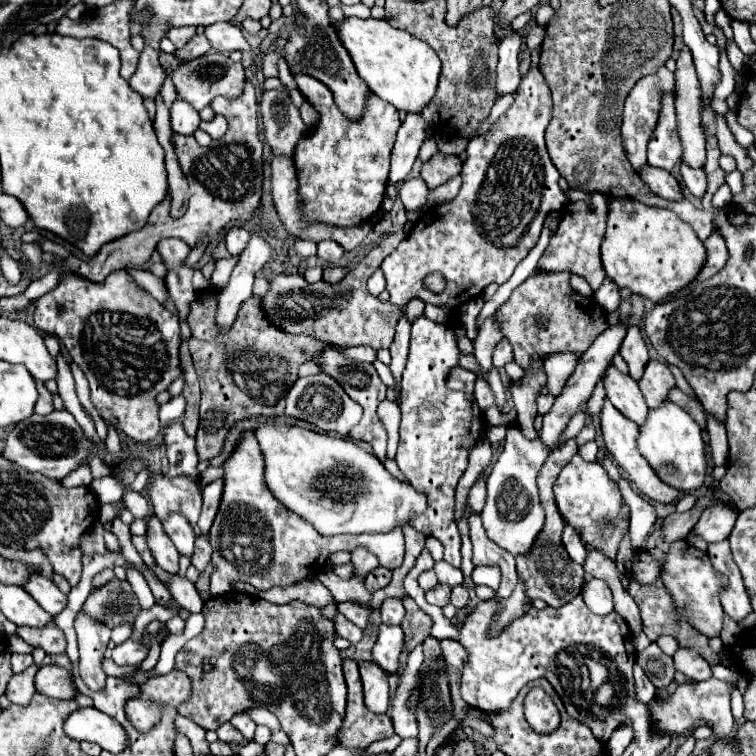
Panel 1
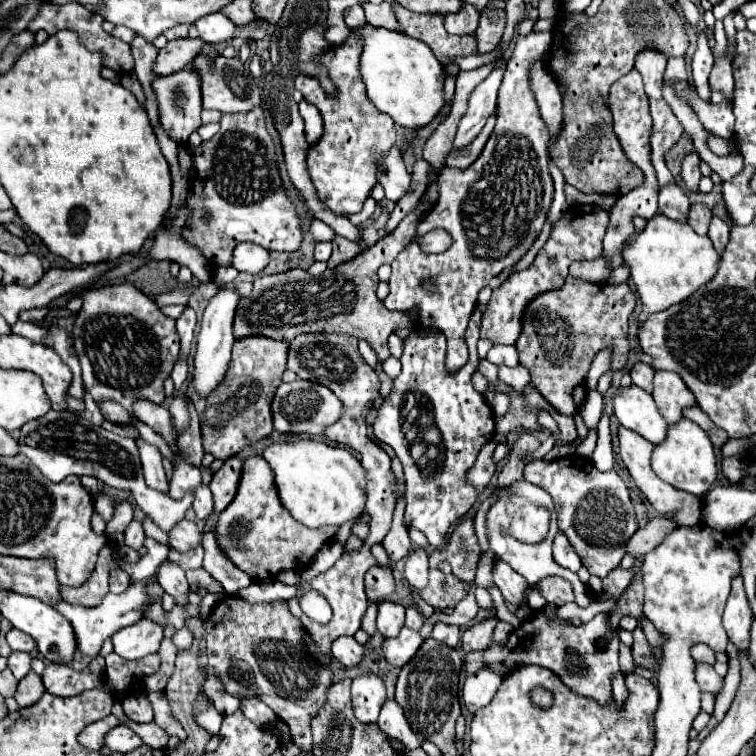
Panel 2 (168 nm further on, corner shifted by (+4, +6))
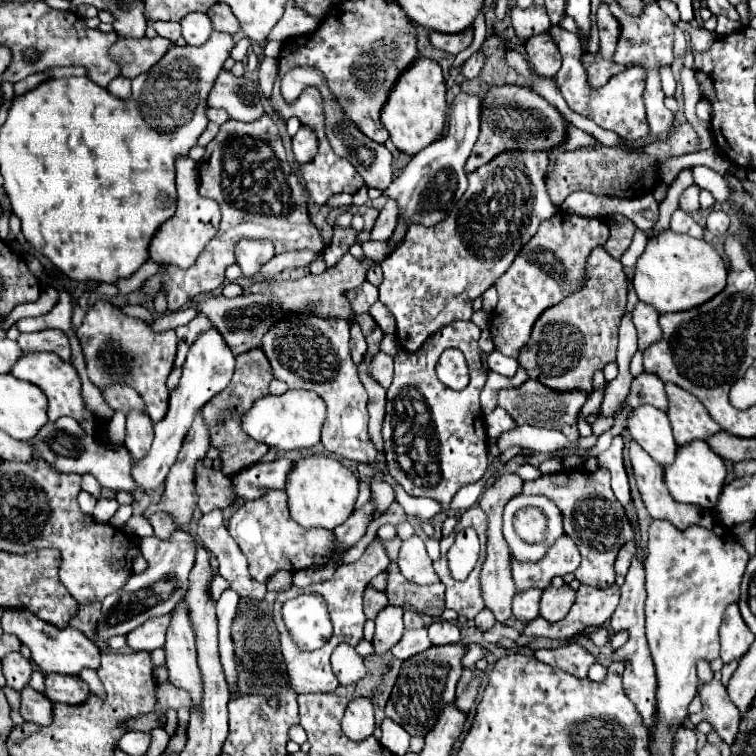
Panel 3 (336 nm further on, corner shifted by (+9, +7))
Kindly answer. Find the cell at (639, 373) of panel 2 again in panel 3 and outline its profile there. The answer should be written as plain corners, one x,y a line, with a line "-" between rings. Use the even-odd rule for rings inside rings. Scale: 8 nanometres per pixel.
642,371
638,377
634,377
630,393
628,393
630,407
638,407
644,403
654,405
662,411
668,409
668,399
664,393
662,379
658,379
658,375
654,375
654,373
646,373
646,371

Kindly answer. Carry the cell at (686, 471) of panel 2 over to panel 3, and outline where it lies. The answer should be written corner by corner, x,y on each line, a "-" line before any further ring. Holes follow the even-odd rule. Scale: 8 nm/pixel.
688,441
684,445
678,445
674,463
664,467
664,483
676,501
702,505
706,509
712,509
714,501
718,501
718,493
722,491
724,479
726,465
722,457
718,457
706,441

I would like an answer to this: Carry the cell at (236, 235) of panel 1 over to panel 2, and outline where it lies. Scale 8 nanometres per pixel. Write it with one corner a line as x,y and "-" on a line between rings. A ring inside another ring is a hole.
241,242
233,250
233,266
239,272
247,272
247,274
257,276
263,272
263,268
267,264
269,264
269,250
263,250
259,244

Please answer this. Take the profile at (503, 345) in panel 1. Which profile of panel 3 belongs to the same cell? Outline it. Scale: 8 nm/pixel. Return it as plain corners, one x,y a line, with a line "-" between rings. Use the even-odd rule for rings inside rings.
494,349
492,353
488,353
488,367
490,367
490,371
512,377
518,369
518,361
514,357
506,357
506,355
502,355
500,351

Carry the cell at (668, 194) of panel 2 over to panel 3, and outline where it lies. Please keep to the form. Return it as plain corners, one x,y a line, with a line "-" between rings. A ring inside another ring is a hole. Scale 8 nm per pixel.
676,209
672,213
672,219
670,219
670,229
676,231
676,233
686,233
686,235
692,235
692,237
698,237
702,239
704,237
704,231
702,227
682,209

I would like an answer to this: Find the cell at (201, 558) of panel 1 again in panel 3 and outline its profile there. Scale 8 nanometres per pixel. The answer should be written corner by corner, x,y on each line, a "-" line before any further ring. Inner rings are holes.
164,511
154,513
154,515
150,515
148,519
150,519
152,527
154,527
154,535
160,537
160,539
170,539
172,533
178,529
176,523
172,521
172,517
170,517
168,513
164,513

